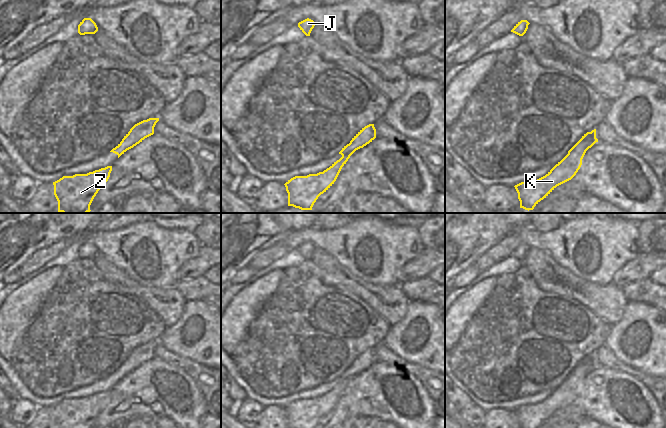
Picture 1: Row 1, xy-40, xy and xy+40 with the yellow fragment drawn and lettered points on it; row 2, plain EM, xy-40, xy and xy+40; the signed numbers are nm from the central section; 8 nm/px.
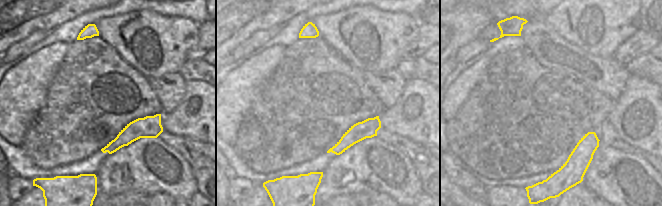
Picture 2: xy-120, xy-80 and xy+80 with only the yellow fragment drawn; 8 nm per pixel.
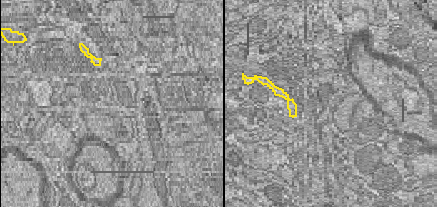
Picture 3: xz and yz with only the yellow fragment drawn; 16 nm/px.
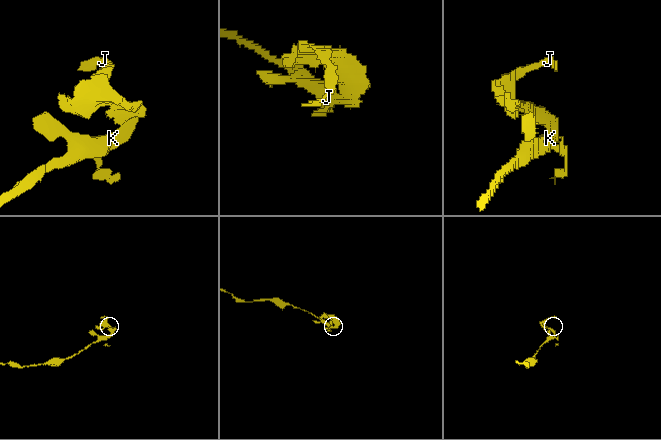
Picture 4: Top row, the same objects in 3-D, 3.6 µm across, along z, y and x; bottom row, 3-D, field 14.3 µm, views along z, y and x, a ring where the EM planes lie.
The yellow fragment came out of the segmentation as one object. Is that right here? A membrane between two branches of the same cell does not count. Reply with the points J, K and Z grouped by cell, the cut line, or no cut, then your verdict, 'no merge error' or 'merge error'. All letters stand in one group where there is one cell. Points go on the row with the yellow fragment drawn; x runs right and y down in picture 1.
groups J / K Z; cut xy+40 (593, 144), (582, 142), (568, 153); merge error

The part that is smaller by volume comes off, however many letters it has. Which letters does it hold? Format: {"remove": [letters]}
{"remove": ["J"]}

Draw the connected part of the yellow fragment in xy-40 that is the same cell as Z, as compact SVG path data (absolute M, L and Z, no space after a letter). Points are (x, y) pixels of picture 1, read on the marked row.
M112 166L87 174L63 176L53 182L54 195L58 201L58 212L88 213L98 191L110 177Z

